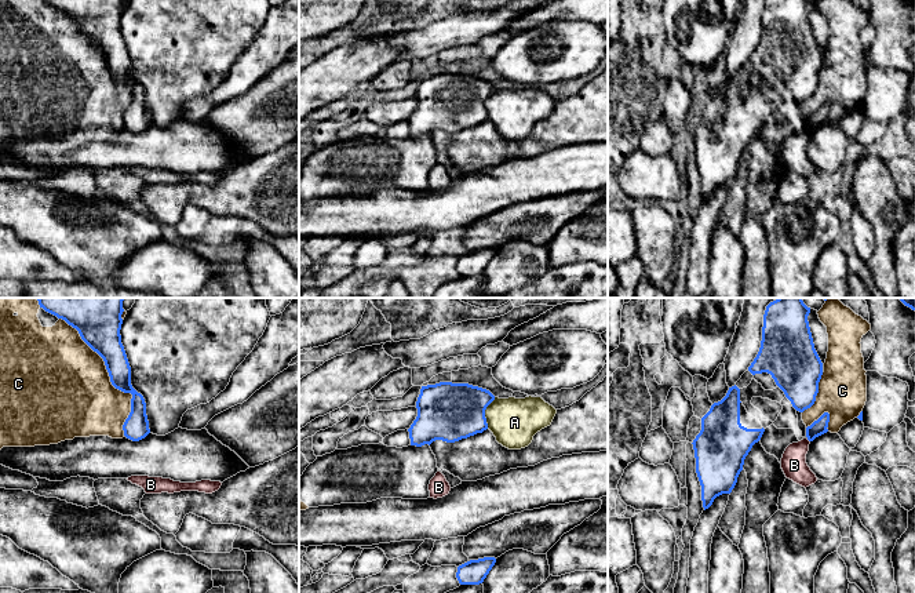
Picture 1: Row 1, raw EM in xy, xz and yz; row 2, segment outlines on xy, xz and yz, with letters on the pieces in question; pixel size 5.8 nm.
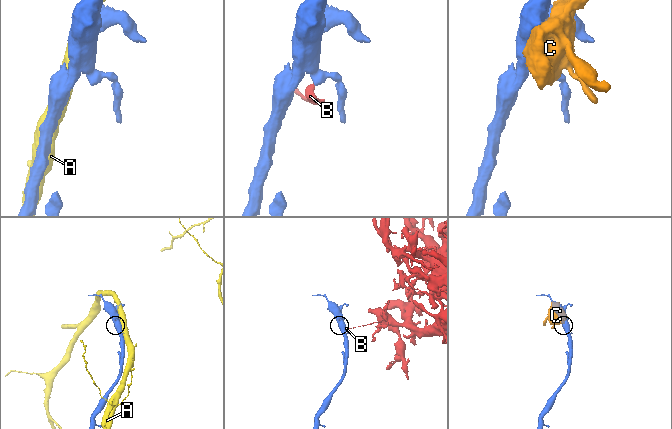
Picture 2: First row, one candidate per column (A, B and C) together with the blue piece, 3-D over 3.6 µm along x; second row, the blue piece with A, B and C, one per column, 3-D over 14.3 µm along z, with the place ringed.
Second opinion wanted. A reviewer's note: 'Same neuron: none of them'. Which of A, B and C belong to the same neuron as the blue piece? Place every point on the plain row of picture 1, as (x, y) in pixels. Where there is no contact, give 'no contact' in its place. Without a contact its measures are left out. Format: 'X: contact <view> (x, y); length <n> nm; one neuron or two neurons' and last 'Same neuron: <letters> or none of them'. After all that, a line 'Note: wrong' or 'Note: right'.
A: contact xz (484, 104); length 190 nm; two neurons
B: no contact; two neurons
C: contact xy (110, 69); length 800 nm; two neurons
Same neuron: none of them
Note: right

